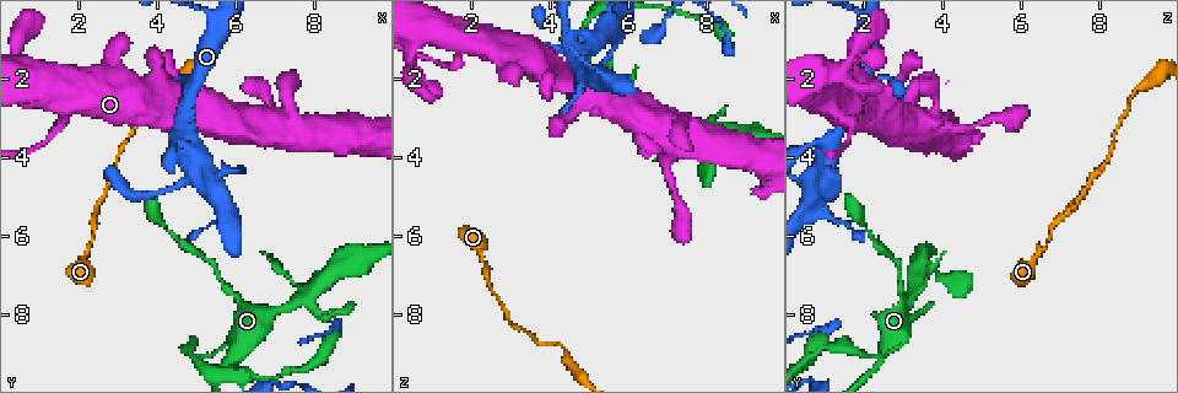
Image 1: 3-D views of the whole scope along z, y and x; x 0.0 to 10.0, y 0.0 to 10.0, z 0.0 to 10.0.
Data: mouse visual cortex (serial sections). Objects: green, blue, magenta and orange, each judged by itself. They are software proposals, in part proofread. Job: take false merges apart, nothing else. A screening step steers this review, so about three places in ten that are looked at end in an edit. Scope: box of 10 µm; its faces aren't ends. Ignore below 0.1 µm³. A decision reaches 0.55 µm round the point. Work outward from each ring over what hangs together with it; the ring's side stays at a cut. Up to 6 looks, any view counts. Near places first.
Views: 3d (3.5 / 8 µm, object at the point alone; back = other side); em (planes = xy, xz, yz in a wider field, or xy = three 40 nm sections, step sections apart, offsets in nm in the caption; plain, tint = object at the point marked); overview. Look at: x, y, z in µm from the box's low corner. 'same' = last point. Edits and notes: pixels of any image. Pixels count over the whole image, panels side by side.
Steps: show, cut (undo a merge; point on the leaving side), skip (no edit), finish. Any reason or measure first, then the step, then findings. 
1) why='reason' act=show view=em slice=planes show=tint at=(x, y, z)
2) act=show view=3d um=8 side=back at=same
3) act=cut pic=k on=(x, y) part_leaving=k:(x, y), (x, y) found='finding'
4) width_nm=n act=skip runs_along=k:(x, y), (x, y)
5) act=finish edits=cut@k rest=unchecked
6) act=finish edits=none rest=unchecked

why='thin arm on a thick one' act=show view=3d um=3.5 at=(5.80, 9.20, 2.40)

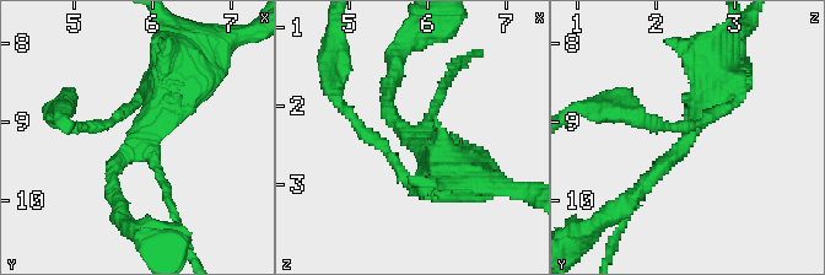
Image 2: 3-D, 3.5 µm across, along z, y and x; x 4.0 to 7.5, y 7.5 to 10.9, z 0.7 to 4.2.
arms=3 arm_widths_nm=100,200,450 why='now the EM' act=show view=em slice=xy step=3 show=tint at=(5.80, 9.20, 2.40)

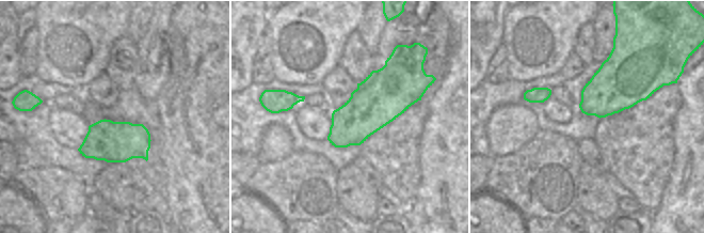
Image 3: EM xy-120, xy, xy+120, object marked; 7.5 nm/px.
act=skip runs_along=2:(713, 69), (685, 144), (639, 193) found='continuous, no second cell'

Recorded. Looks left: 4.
why='thin arm on a thick one' act=show view=3d um=3.5 side=back at=(8.55, 6.80, 3.40)

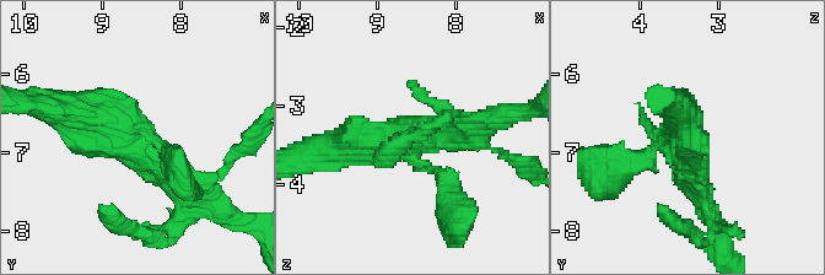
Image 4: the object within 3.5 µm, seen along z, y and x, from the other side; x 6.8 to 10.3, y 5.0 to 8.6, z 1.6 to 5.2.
why='now the EM' act=show view=em slice=planes show=tint at=same

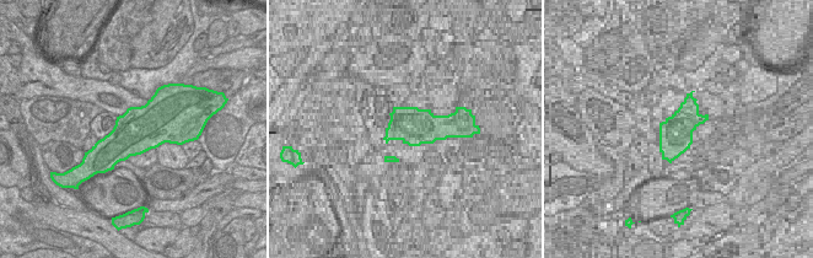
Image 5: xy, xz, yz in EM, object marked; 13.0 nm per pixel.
act=skip runs_along=4:(200, 197), (109, 122), (60, 109) found='one cell here'

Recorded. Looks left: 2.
why='side arm on a straight run' act=show view=3d um=3.5 at=(4.85, 4.15, 1.00)

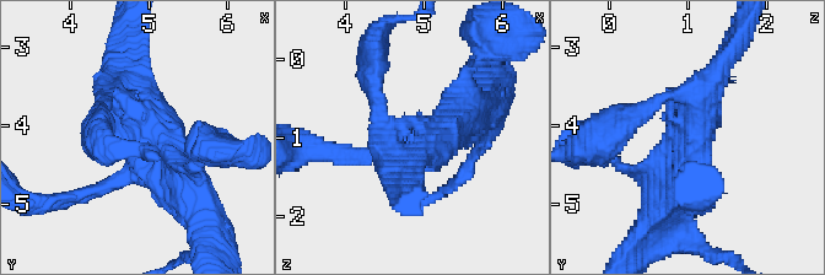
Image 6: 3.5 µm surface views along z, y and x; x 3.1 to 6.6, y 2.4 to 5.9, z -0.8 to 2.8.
act=skip found='all the same cell'

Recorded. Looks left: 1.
act=finish edits=none rest=unchecked

